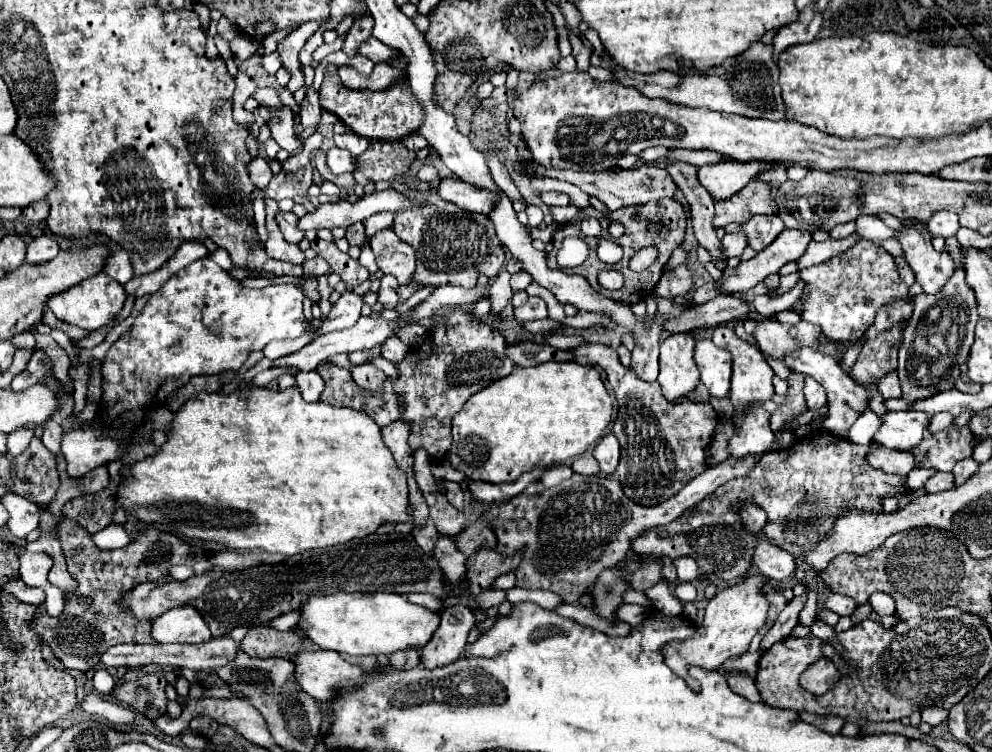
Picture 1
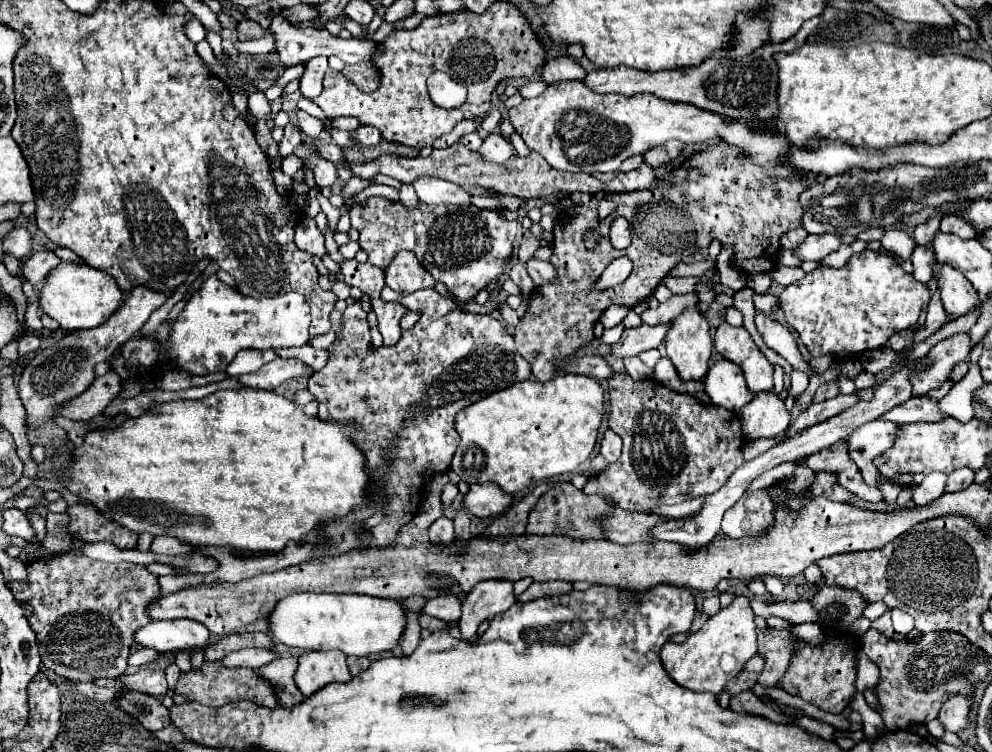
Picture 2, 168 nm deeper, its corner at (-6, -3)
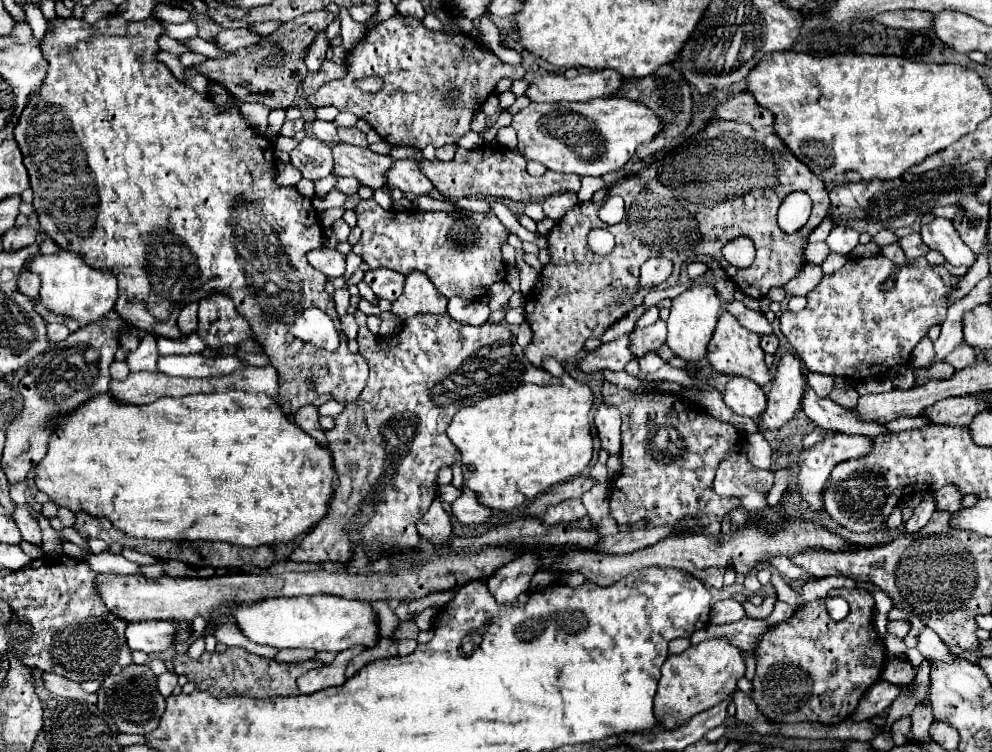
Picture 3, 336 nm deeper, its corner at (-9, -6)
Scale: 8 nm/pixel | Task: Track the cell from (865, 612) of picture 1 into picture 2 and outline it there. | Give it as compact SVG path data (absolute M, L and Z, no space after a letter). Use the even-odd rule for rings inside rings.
M885 611L879 619L875 619L875 621L871 621L871 627L873 629L877 629L877 631L881 631L885 637L893 637L893 627L891 627L891 613L889 611Z

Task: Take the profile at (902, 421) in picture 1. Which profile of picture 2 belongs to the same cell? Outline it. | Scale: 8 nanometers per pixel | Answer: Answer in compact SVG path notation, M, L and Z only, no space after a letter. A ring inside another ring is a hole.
M877 419L859 427L851 437L847 437L849 455L863 471L865 481L871 486L877 487L877 477L881 475L873 466L873 459L885 453L885 449L893 447L893 437L897 435L897 429L899 429L897 423Z

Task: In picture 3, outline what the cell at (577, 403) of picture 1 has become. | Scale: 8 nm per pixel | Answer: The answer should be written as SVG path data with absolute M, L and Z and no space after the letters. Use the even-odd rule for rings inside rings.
M544 360L542 368L550 374L558 374L564 382L558 386L538 386L524 384L516 390L484 398L472 406L460 408L446 428L452 444L462 452L462 470L464 486L470 486L476 492L478 502L490 510L508 512L522 506L524 502L534 500L552 486L570 480L590 464L592 460L592 434L590 434L590 408L592 408L592 390L576 382L570 374L562 370L562 364L556 360Z

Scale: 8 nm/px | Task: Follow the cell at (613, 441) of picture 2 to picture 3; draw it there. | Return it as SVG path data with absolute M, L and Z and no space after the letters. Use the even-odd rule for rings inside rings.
M600 404L594 414L594 424L602 440L602 448L610 454L620 452L620 412L616 408Z

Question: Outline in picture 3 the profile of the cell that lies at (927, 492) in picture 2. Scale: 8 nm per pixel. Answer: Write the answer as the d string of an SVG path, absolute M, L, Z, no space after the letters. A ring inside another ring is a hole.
M928 494L920 504L918 504L918 508L914 508L914 514L912 514L912 518L908 520L908 522L904 522L904 532L908 532L908 534L912 534L912 532L918 532L920 528L924 528L926 524L928 524L928 520L932 518L932 514L934 514L934 498L932 498L932 494Z

